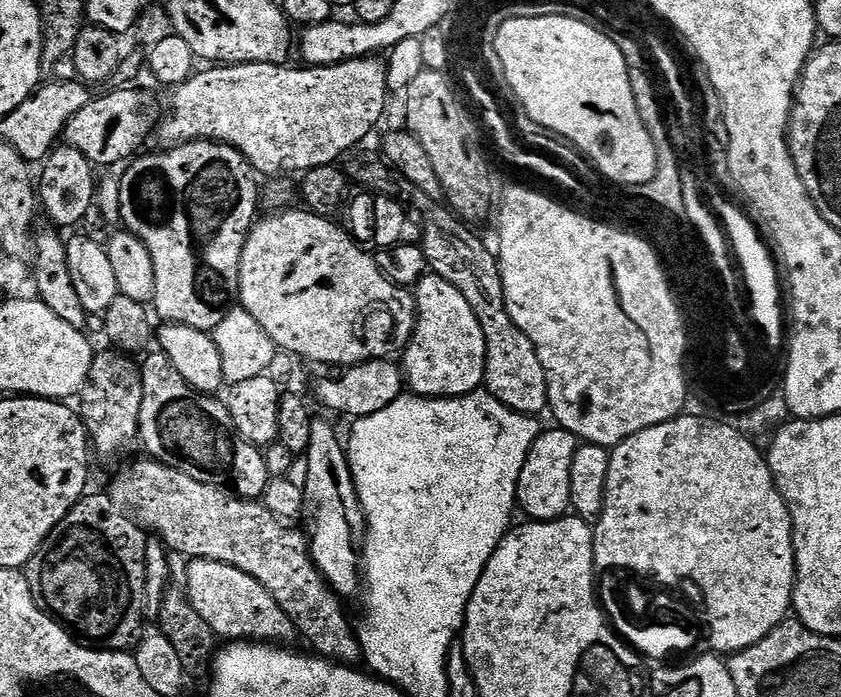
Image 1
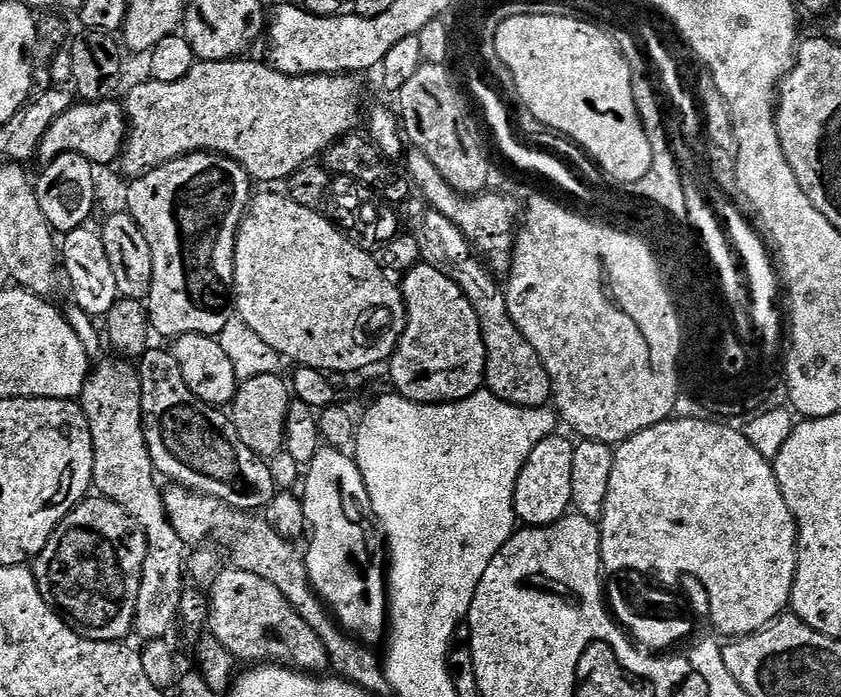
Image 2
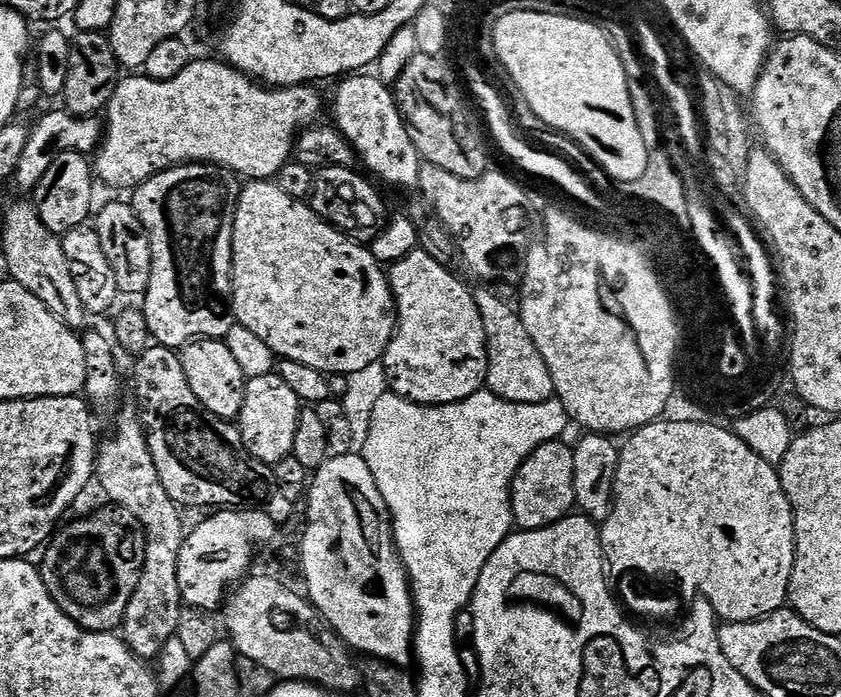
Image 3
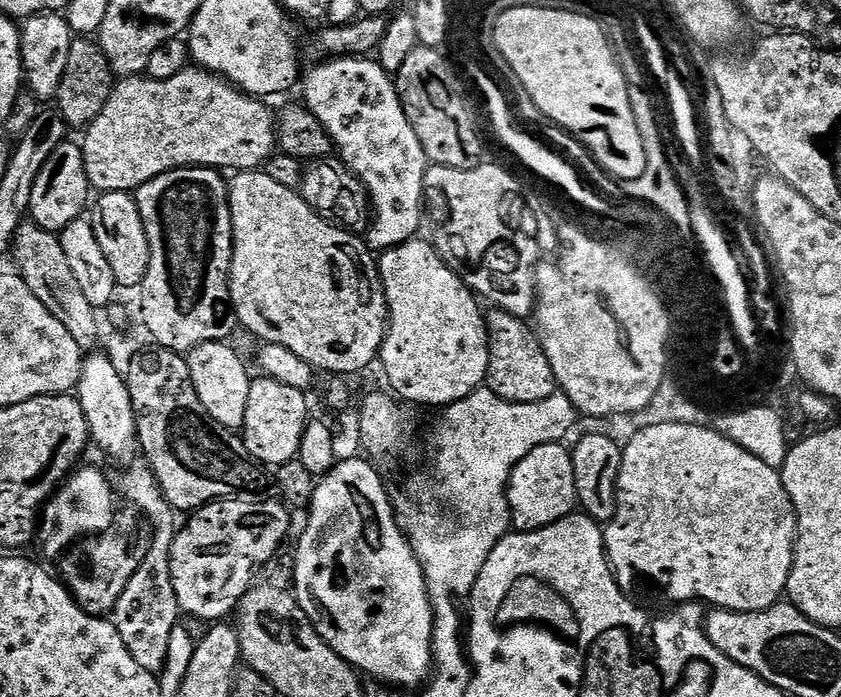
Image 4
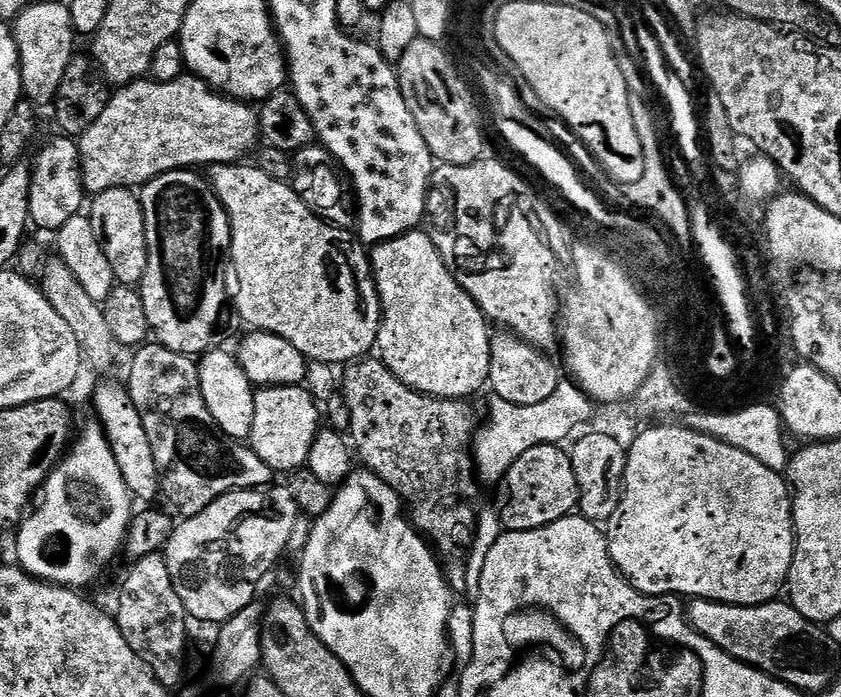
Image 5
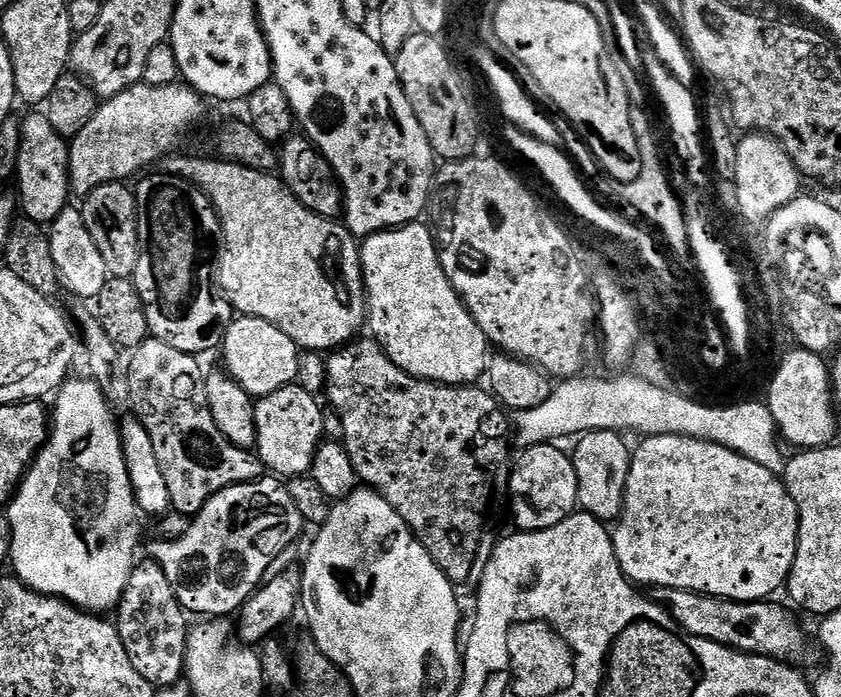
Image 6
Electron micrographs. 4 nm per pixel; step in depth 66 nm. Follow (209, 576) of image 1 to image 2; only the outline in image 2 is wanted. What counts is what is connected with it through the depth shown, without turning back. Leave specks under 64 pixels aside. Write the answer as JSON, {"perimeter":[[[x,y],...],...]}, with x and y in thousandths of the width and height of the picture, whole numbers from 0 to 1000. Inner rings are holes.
{"perimeter":[[[279,812],[272,815],[263,816],[247,846],[246,902],[251,914],[259,917],[285,950],[321,950],[320,954],[348,963],[386,966],[394,951],[383,918],[358,890],[340,855],[310,825]]]}

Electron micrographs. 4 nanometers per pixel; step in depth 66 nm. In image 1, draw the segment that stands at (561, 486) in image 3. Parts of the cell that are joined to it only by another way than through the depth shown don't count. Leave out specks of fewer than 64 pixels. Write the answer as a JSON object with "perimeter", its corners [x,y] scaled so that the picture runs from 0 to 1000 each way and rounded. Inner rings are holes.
{"perimeter":[[[656,611],[653,620],[652,615],[643,618],[635,640],[630,640],[630,651],[625,657],[625,669],[621,669],[614,704],[617,733],[623,733],[629,747],[663,746],[679,730],[678,669],[683,669],[686,641],[685,626],[665,611]]]}

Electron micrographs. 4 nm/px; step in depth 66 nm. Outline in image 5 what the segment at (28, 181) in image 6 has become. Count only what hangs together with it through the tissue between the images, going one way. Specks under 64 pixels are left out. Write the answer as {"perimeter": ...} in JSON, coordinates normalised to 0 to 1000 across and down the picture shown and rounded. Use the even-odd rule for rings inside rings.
{"perimeter":[[[75,192],[68,194],[68,201],[62,201],[43,224],[43,235],[37,237],[38,265],[36,267],[36,301],[33,308],[37,320],[48,327],[54,327],[58,336],[65,336],[71,331],[83,313],[96,308],[99,296],[102,293],[102,277],[98,250],[95,248],[95,209],[89,199],[82,198]]]}

